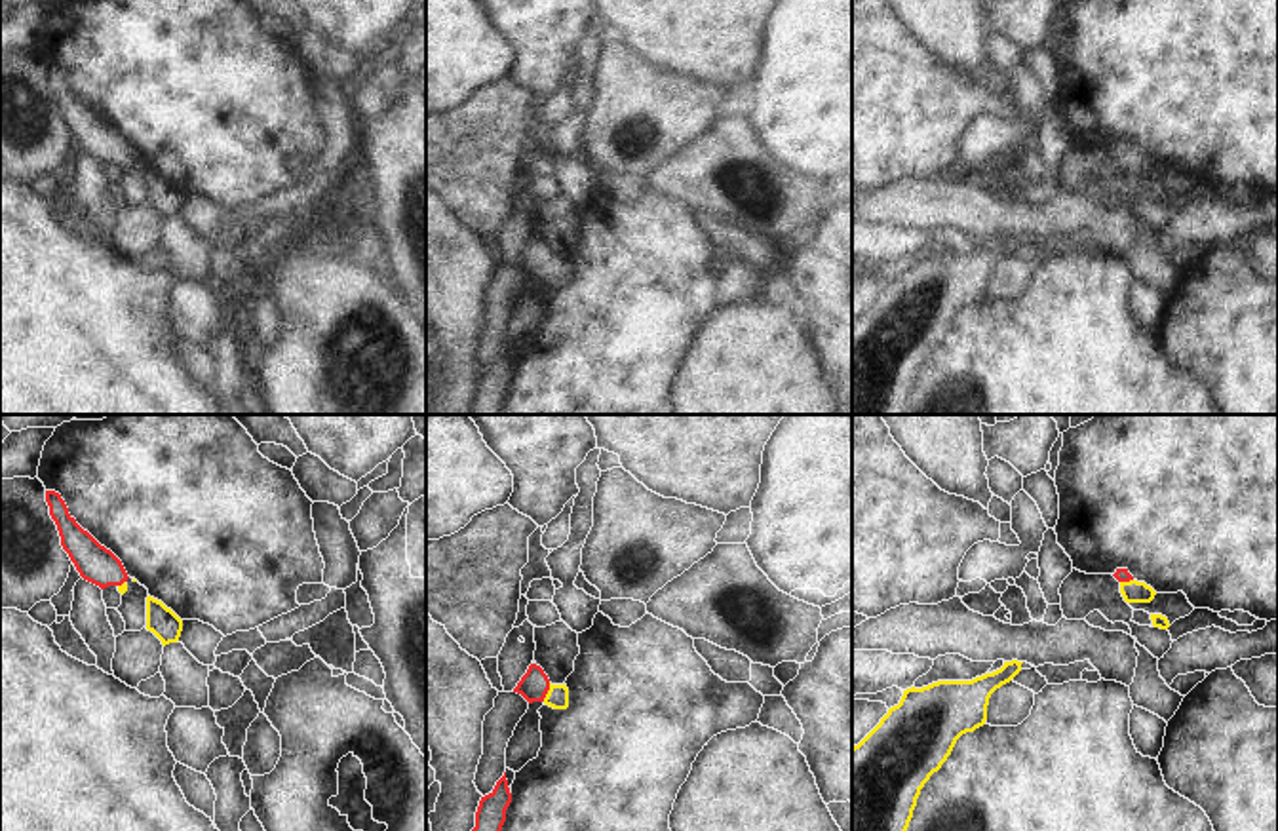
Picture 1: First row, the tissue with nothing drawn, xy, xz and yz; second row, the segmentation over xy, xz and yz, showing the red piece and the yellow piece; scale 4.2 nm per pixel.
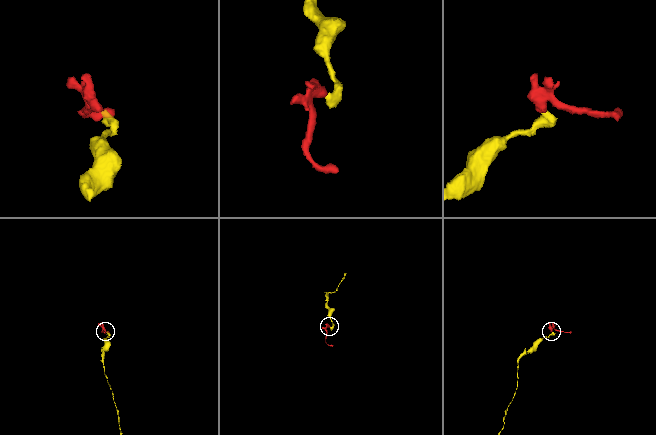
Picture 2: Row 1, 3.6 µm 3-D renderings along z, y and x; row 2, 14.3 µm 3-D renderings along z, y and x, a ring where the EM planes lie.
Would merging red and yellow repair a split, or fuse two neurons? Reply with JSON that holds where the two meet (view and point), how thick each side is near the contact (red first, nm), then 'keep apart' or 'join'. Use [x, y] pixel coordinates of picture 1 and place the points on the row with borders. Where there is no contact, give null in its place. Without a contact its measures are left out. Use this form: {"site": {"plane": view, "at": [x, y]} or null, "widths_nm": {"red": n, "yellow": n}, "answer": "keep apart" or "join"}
{"site": {"plane": "xz", "at": [546, 693]}, "widths_nm": {"red": 120, "yellow": 100}, "answer": "join"}

